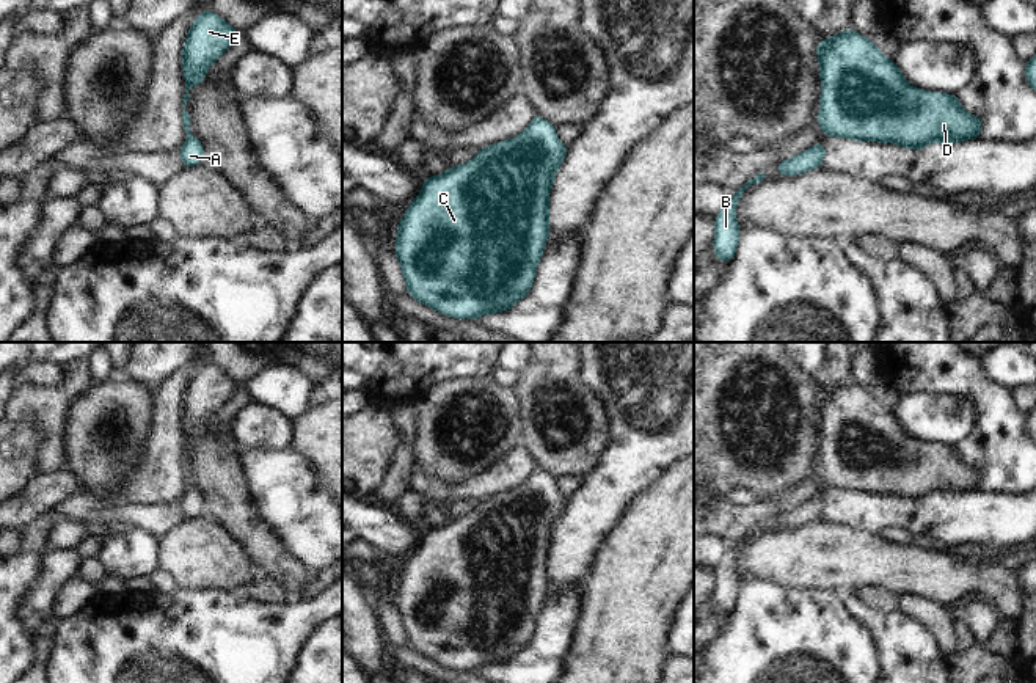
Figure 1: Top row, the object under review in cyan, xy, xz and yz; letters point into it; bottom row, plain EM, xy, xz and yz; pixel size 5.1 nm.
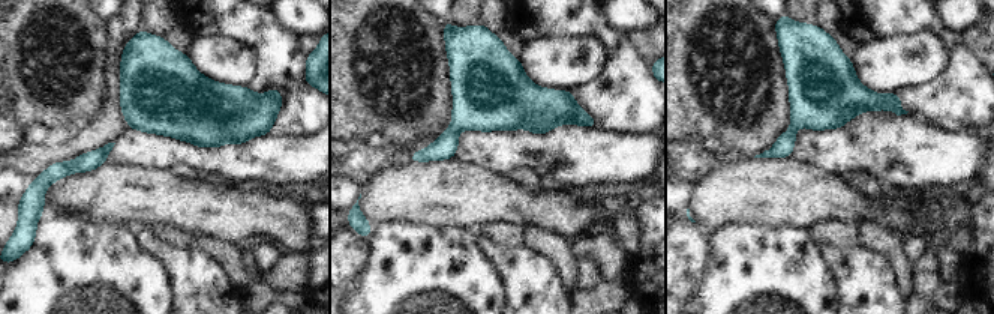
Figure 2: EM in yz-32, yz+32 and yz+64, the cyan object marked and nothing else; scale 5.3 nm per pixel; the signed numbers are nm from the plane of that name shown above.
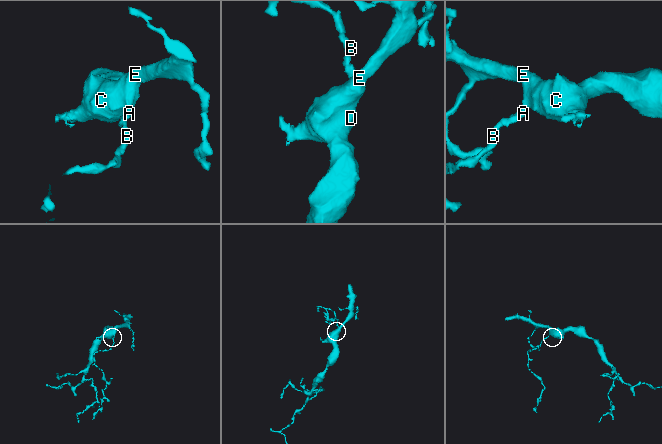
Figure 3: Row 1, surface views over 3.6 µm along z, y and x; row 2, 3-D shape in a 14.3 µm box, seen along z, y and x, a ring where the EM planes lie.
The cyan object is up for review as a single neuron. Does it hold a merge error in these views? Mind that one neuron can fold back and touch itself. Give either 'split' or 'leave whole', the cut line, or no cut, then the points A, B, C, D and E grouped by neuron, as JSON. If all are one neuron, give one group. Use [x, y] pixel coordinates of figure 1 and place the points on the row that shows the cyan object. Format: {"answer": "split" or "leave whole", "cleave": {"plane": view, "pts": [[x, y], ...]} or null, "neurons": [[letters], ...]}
{"answer": "leave whole", "cleave": null, "neurons": [["A", "B", "C", "D", "E"]]}

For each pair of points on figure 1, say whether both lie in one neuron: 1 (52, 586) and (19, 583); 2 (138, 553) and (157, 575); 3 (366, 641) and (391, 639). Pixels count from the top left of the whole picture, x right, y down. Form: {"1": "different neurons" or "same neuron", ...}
{"1": "different neurons", "2": "different neurons", "3": "different neurons"}

